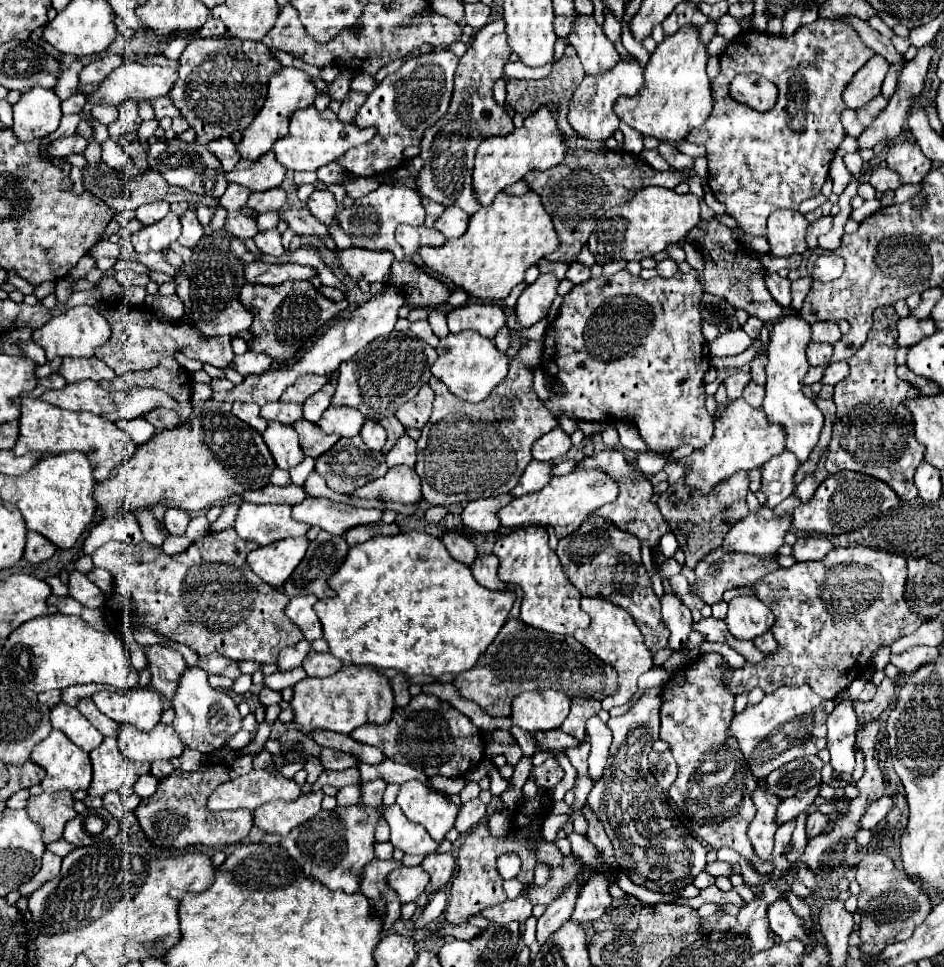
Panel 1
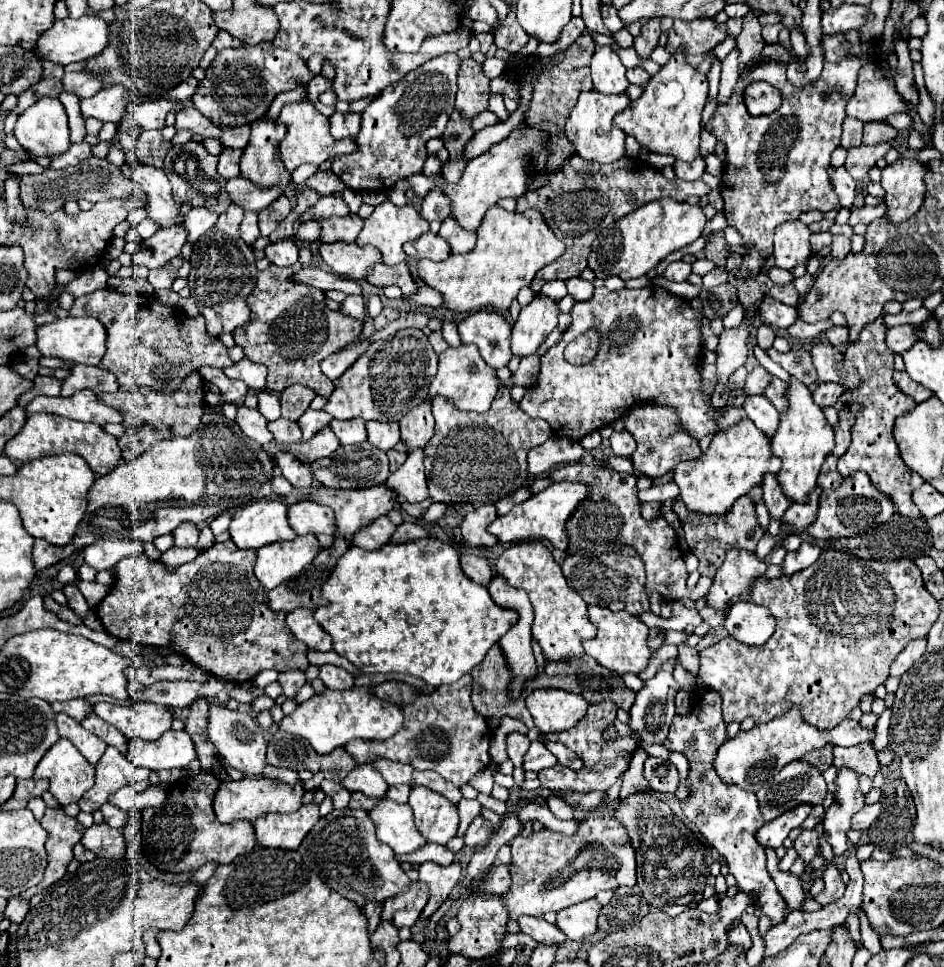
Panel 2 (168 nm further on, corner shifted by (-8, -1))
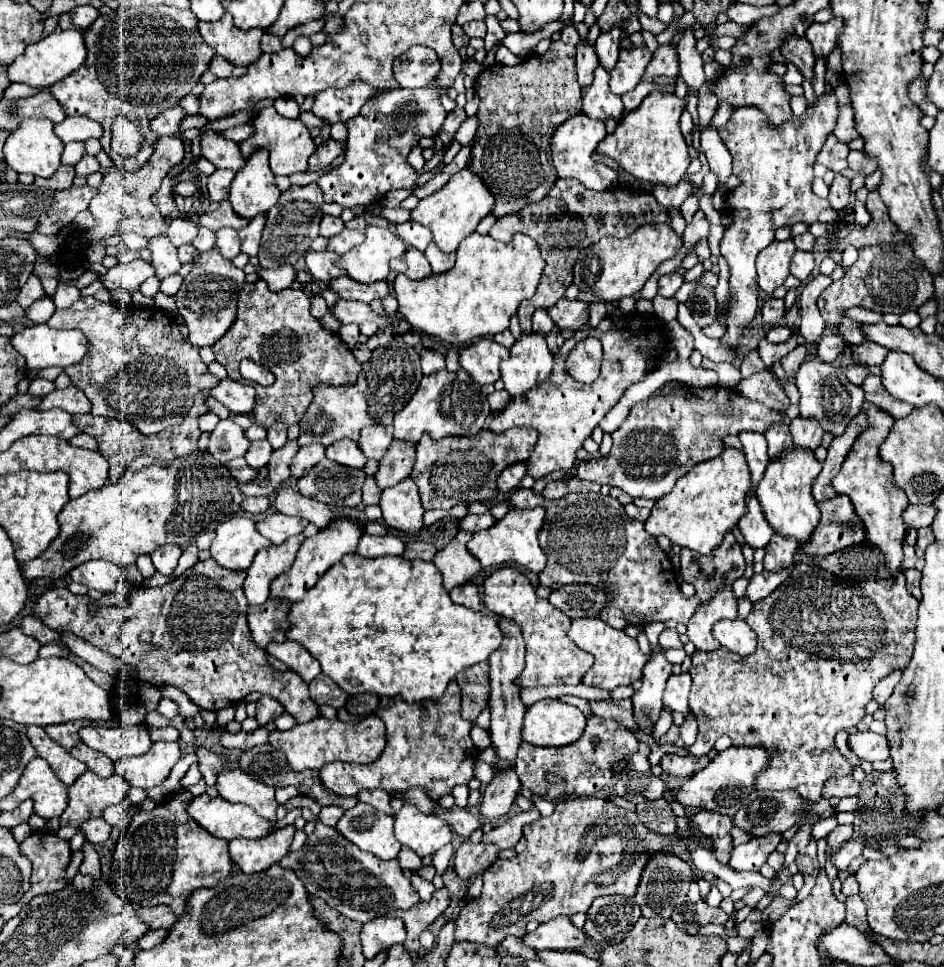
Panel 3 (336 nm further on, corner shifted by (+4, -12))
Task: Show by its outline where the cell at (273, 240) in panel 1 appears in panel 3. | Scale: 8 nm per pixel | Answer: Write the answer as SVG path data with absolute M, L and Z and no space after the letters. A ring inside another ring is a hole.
M279 267L279 269L259 269L257 271L261 279L265 279L269 283L271 291L283 291L289 289L295 281L295 267Z

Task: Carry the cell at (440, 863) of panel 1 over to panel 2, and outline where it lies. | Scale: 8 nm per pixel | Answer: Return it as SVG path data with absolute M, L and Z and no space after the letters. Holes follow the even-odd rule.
M423 862L419 866L419 880L425 882L431 890L429 894L429 902L423 908L423 918L429 918L449 896L449 892L453 890L453 886L459 882L461 878L461 866L459 864L449 864L449 866L441 866L435 862Z

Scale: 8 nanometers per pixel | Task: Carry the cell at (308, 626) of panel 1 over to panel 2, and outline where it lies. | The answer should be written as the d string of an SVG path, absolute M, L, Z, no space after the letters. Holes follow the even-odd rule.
M293 610L287 614L287 626L307 648L319 652L331 650L331 636L315 622L313 610Z

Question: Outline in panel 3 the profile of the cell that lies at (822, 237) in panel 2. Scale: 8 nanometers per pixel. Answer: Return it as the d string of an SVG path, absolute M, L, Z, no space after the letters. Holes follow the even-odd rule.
M797 251L791 261L791 275L797 277L801 283L805 283L813 273L813 253Z

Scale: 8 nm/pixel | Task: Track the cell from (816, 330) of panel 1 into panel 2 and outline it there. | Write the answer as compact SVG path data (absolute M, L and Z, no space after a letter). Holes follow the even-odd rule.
M831 326L827 332L825 332L825 338L831 346L835 348L843 348L847 344L847 336L849 336L849 330L847 328L837 328L837 326Z

